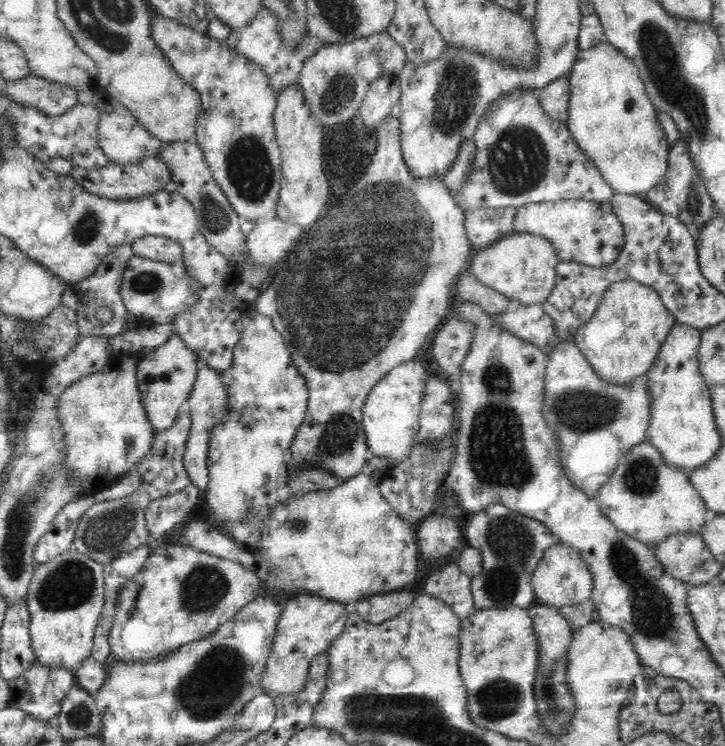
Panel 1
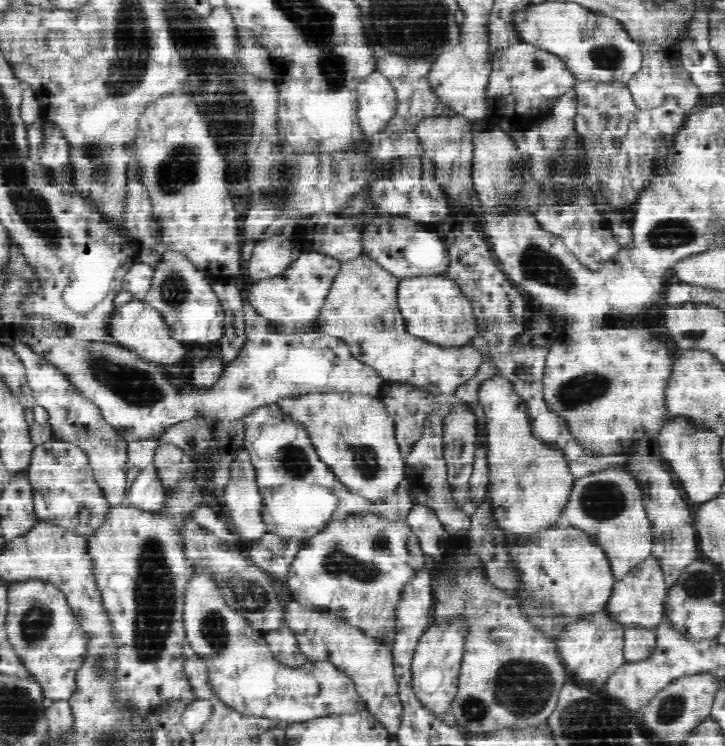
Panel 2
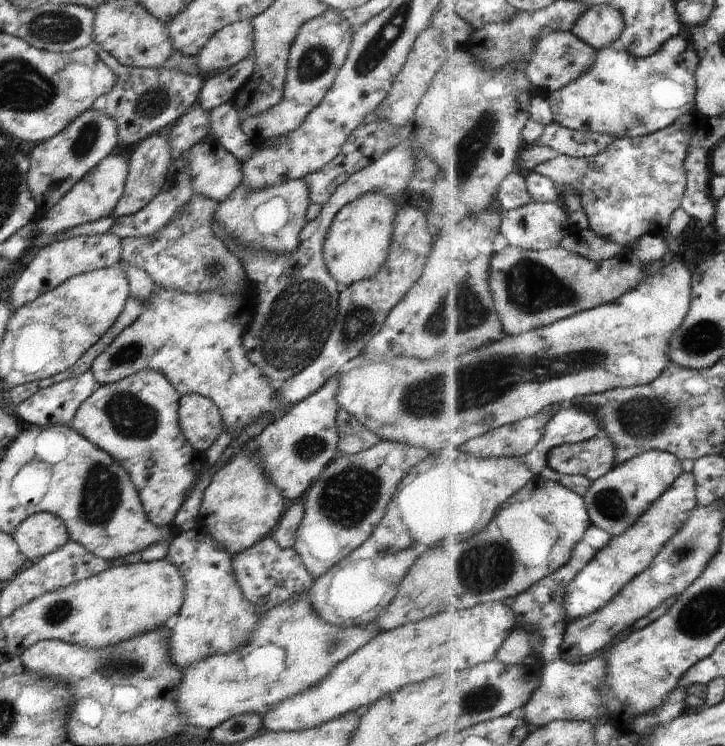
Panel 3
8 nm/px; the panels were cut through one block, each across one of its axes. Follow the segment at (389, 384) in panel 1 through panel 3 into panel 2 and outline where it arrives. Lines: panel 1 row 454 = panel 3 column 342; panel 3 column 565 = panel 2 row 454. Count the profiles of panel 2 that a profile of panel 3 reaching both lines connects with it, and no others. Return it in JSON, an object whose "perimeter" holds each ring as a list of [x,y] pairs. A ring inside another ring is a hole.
{"perimeter":[[[331,392],[280,399],[277,403],[308,430],[320,460],[336,472],[342,484],[372,502],[395,494],[405,478],[407,463],[399,449],[395,421],[379,398]]]}

